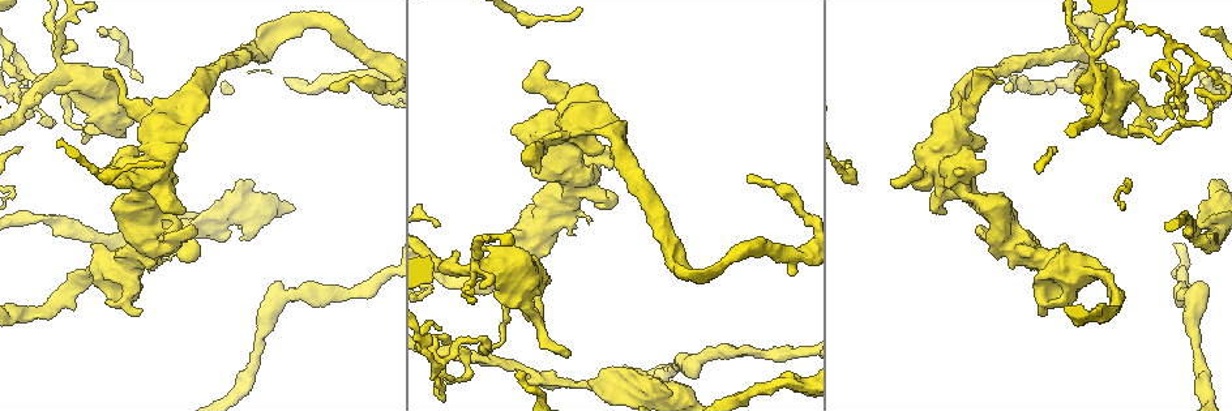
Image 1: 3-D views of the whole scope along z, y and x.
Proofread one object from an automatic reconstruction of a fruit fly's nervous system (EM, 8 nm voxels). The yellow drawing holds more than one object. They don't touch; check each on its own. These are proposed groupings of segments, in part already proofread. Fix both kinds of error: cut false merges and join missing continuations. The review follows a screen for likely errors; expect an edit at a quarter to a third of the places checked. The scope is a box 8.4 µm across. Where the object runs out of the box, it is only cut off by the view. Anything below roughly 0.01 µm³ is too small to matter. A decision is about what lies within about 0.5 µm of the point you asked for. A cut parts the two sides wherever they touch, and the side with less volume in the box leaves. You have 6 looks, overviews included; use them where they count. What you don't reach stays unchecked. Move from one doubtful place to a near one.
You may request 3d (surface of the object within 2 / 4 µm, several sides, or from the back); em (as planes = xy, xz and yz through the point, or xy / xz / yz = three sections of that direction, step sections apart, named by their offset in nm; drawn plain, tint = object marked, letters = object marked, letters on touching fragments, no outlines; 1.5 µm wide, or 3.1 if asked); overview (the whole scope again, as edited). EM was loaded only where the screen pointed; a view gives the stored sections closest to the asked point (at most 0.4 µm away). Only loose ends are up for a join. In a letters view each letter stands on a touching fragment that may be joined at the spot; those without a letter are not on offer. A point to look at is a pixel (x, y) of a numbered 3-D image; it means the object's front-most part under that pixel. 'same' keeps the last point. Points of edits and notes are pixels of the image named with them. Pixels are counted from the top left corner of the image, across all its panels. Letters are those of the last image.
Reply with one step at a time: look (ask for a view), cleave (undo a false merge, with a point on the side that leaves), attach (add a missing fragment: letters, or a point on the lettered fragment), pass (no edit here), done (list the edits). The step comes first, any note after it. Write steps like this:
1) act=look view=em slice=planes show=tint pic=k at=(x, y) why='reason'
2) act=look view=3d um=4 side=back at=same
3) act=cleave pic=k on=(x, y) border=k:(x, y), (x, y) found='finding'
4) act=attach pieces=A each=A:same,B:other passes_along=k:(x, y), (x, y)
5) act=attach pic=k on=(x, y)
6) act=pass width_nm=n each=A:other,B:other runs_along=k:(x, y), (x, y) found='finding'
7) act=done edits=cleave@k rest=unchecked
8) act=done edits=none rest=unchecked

act=look view=3d um=4 pic=1 at=(479, 339) why='sharp bend'

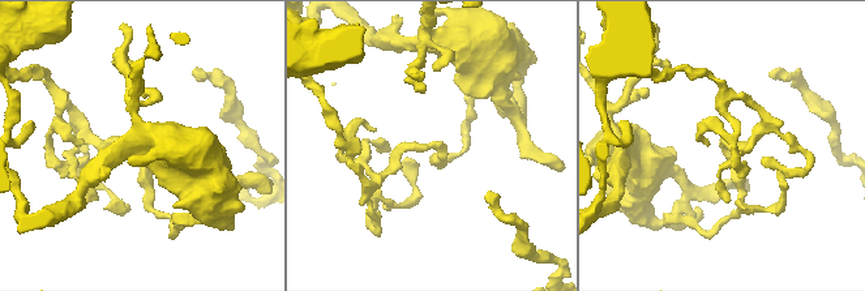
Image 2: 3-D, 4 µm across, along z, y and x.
act=look view=em slice=planes show=letters pic=2 at=(436, 144)

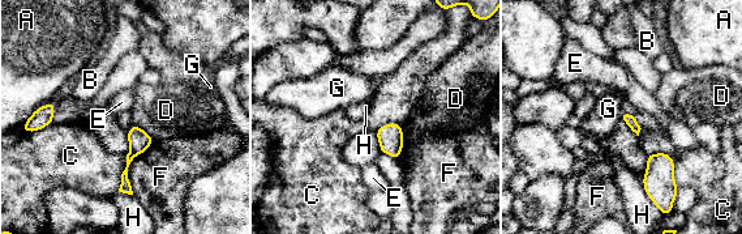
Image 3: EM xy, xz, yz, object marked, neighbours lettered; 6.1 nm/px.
act=cleave pic=3 on=(140, 140) each=A:other,B:other,C:other,D:other,E:other,F:other,G:other,H:other border=3:(131, 149), (136, 154) found='two cells meet here'

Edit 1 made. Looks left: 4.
act=look view=3d um=2 pic=1 at=(566, 355) why='branch stops here'

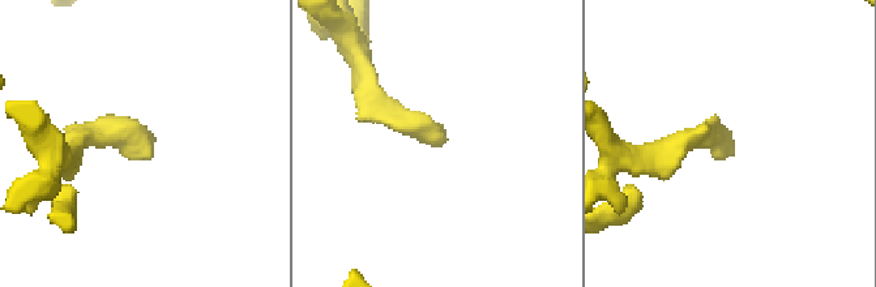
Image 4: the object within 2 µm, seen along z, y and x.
act=look view=em slice=planes show=letters pic=4 at=(439, 144) why='now the EM'

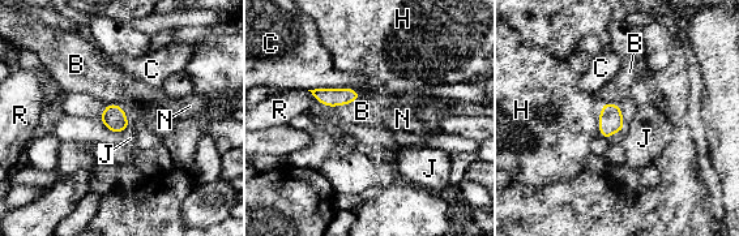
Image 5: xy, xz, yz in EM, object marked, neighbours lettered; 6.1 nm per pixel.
act=pass each=B:other,C:other,H:other,J:other,N:other,R:other border=5:(619, 104), (602, 106), (598, 133) found='none of them fits'

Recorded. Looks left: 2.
act=look view=3d um=2 pic=1 at=(666, 389) why='an open end'

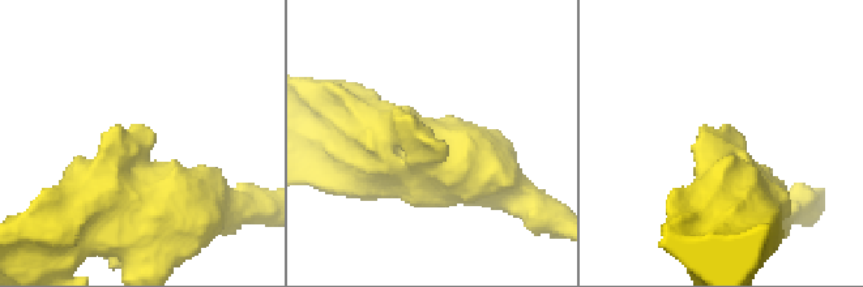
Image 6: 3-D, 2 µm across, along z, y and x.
act=look view=em slice=planes show=letters pic=6 at=(725, 127)

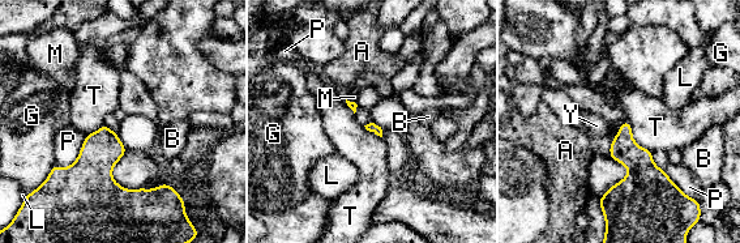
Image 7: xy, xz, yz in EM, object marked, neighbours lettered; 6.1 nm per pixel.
act=pass each=A:other,B:other,G:other,L:other,M:other,P:other,T:other,Y:other border=7:(627, 119), (632, 137), (651, 152) found='no lettered fragment goes on from it'

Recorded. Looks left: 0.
act=done edits=cleave@3 rest=unchecked

